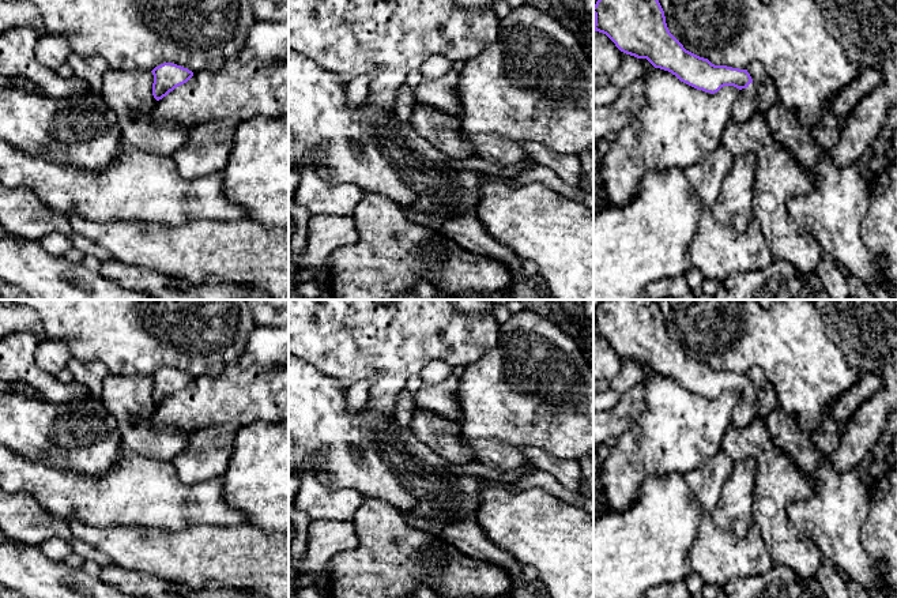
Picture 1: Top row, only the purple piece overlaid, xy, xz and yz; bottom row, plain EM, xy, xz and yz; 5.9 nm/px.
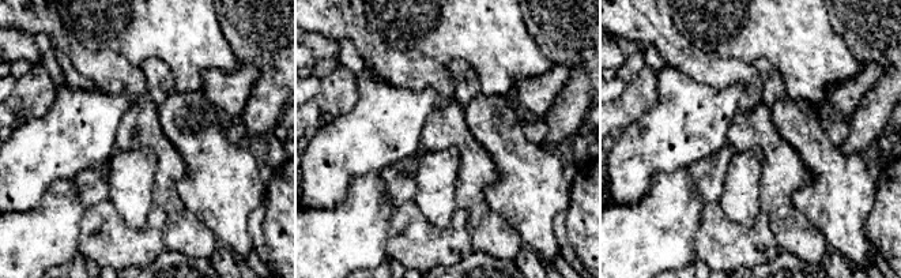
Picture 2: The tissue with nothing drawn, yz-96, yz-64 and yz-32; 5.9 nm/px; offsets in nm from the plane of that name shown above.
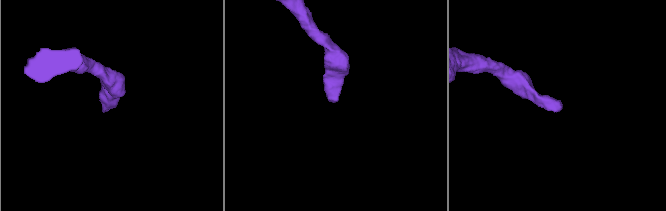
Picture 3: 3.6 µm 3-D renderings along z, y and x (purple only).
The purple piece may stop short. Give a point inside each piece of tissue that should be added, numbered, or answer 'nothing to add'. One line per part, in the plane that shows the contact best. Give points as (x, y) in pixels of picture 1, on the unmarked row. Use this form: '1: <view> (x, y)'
1: yz (746, 410)

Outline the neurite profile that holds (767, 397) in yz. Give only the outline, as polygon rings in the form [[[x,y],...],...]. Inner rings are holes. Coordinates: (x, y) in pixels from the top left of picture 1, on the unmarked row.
[[[754,366],[747,373],[747,377],[757,392],[758,415],[765,418],[770,411],[779,409],[776,391],[760,366]]]

